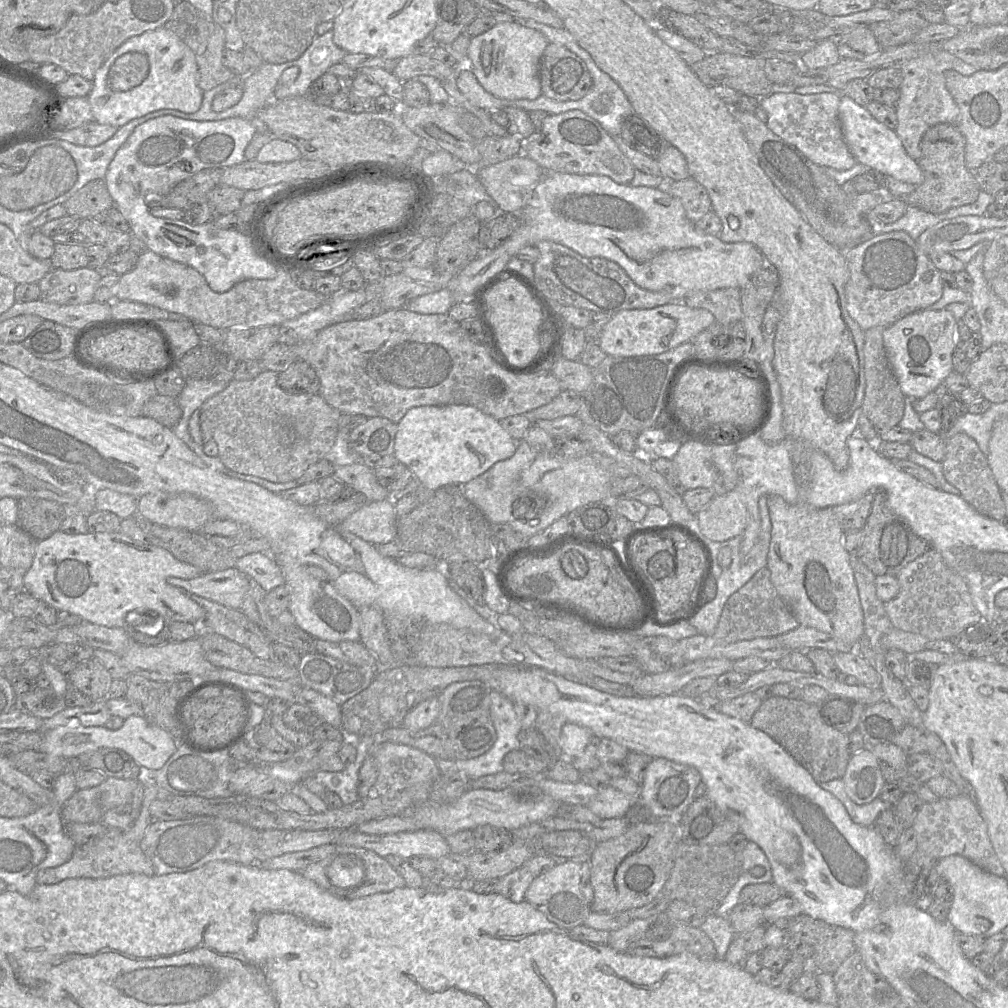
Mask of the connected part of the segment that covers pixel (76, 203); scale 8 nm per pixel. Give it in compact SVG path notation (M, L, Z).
M104 179L88 182L63 203L67 215L80 219L93 218L114 206Z

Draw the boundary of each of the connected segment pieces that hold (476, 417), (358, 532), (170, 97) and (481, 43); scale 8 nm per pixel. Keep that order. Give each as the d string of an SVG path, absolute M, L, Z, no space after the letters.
M471 405L418 406L407 411L397 423L394 456L409 468L414 478L431 491L448 485L464 485L480 476L495 463L514 455L517 441L502 427L499 420Z
M391 499L365 504L340 523L340 526L366 542L386 544L397 538L398 517Z
M162 26L119 46L96 71L87 98L95 122L119 128L161 109L195 113L202 104L203 92L198 86L195 54L172 30Z
M517 20L498 23L471 38L465 65L492 95L510 100L534 100L541 95L539 64L548 43L541 32L525 27Z

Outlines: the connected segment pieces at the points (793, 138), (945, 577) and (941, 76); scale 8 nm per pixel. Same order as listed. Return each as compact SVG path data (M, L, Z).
M776 91L759 99L759 105L767 113L766 124L772 132L794 145L815 164L843 171L852 168L857 161L843 136L839 104L838 92L802 95Z
M934 549L907 564L896 576L899 583L897 596L884 602L885 611L894 628L923 636L928 641L949 640L972 624L982 621L982 616L972 602L966 581L944 562Z
M948 51L928 53L910 60L901 67L903 81L900 98L896 107L896 134L900 138L908 155L917 160L920 156L920 142L926 130L939 123L954 123L958 125L960 108L946 87L945 72L956 70L962 75L969 76L978 68L966 63Z

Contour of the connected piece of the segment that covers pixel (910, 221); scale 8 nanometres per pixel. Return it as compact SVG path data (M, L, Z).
M908 206L904 215L891 224L875 224L874 236L892 231L904 231L916 240L926 229L947 219L947 211L933 214L916 206Z

